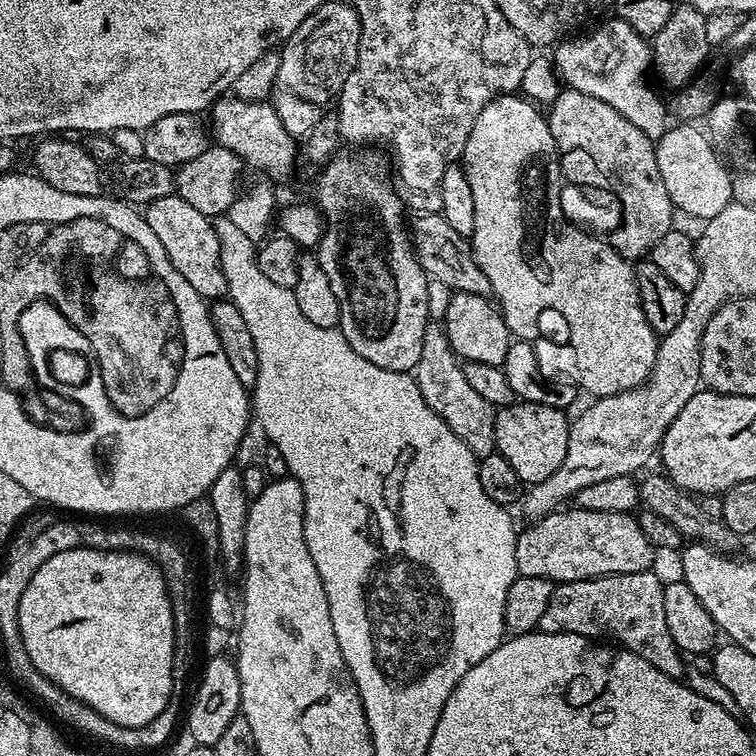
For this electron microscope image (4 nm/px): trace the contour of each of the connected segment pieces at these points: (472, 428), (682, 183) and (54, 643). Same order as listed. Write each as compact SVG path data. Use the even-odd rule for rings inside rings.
M430 322L426 326L426 334L422 338L422 358L418 358L414 375L418 382L418 390L422 390L422 398L426 398L426 406L470 446L470 450L478 458L483 458L496 451L496 439L494 438L494 422L497 409L493 408L482 394L474 391L474 386L466 382L461 361L458 359L452 347L448 345L448 335L439 323Z
M688 122L677 125L669 127L655 141L658 170L661 171L662 182L665 183L673 207L677 211L682 210L694 218L701 218L701 221L707 222L733 203L735 196L731 171L703 129L700 131L696 128L697 125ZM710 189L712 193L704 191Z
M79 546L65 550L38 566L38 570L34 574L34 578L30 578L18 606L20 640L26 646L26 654L30 654L30 662L34 662L38 671L46 678L50 678L50 682L54 682L67 695L90 706L97 717L107 720L109 725L117 728L141 728L154 722L154 718L158 718L158 714L162 714L162 710L173 699L172 665L176 659L176 623L172 613L172 599L168 597L168 583L164 580L164 573L160 571L160 565L147 555L144 557L139 556L140 554L136 550L108 552L99 546L93 546L93 548Z

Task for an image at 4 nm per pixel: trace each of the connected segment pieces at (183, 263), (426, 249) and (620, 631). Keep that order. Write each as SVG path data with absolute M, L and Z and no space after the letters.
M175 194L150 201L142 215L150 230L154 230L158 242L162 242L162 250L166 250L170 262L174 262L174 270L178 270L178 274L182 274L182 278L186 278L186 282L190 282L190 286L194 286L194 290L198 290L205 301L213 302L227 293L220 243L215 223L209 216L202 214L202 210L194 210L186 198Z
M426 212L415 218L417 220L411 221L410 224L412 249L416 251L418 262L428 279L446 282L446 286L450 286L453 292L469 292L491 297L493 293L490 278L482 274L482 266L478 266L474 258L471 239L458 234L458 230L453 230L450 222L446 222L446 218L440 212Z
M649 570L557 583L542 613L539 631L569 632L615 642L624 651L646 658L646 662L662 670L662 674L681 679L686 672L686 660L676 647L670 626L666 626L666 606L662 602L665 581L654 573Z

